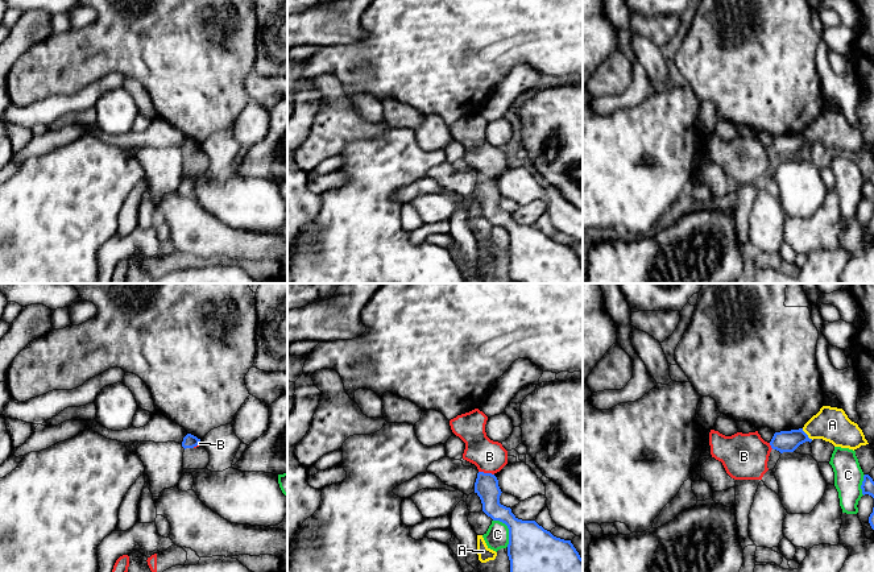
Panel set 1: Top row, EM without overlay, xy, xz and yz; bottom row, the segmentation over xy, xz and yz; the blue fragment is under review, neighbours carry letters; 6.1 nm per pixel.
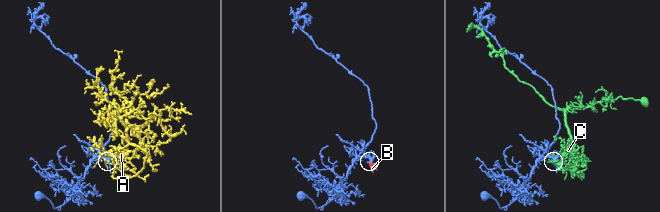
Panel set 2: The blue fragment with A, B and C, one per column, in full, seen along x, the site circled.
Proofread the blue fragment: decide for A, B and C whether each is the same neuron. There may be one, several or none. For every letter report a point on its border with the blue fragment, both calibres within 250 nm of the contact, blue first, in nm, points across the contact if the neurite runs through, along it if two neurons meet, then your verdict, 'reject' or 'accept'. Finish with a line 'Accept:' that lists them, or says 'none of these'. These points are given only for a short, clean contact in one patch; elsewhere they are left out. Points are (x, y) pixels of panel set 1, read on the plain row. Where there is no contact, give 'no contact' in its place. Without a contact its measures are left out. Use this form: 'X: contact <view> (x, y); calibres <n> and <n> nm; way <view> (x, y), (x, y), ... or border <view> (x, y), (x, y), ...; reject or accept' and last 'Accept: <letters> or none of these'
A: contact yz (807, 140); calibres 130 and 220 nm; reject
B: contact xz (487, 178); calibres 140 and 200 nm; border xz (479, 175), (493, 179); reject
C: contact xz (509, 235); calibres 340 and 140 nm; reject
Accept: none of these

